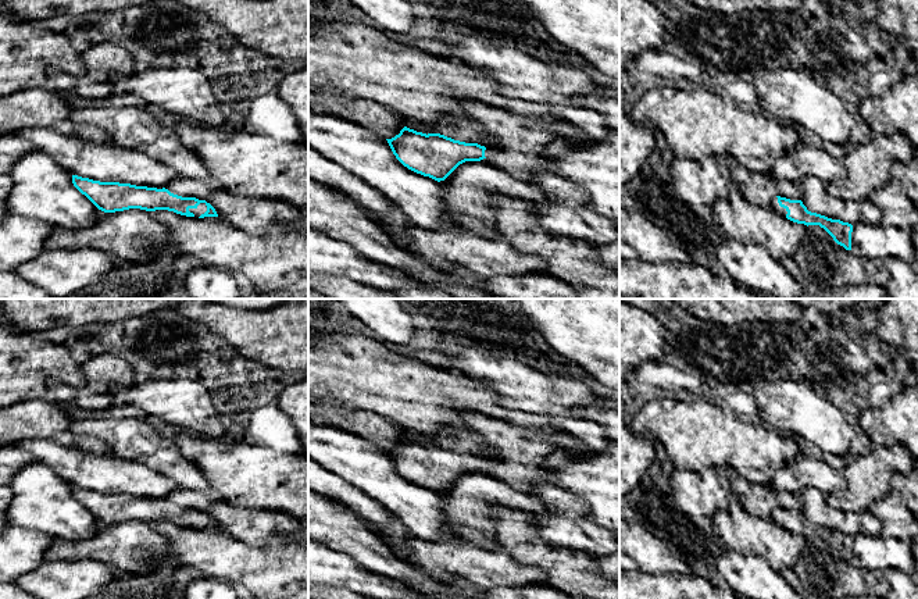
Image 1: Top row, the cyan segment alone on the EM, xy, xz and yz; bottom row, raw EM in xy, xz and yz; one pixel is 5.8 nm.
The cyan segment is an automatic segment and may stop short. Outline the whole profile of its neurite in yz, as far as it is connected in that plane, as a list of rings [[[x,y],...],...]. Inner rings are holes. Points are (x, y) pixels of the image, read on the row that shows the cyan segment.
[[[775,196],[771,207],[793,222],[804,224],[807,227],[819,225],[833,238],[837,245],[843,246],[846,250],[851,250],[851,224],[811,213],[801,200],[790,200]]]

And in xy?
[[[72,175],[74,186],[104,213],[140,208],[146,211],[168,210],[186,217],[218,217],[206,200],[182,197],[168,189],[136,186],[119,182],[100,182]]]

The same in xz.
[[[443,115],[435,126],[401,117],[406,126],[392,139],[386,139],[396,158],[408,170],[429,177],[437,182],[444,181],[460,164],[481,161],[486,145],[503,147],[483,125],[469,117]]]

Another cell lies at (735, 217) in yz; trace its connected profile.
[[[733,181],[728,197],[712,204],[712,215],[715,231],[743,245],[761,246],[778,261],[796,254],[807,229],[772,207],[751,204]]]

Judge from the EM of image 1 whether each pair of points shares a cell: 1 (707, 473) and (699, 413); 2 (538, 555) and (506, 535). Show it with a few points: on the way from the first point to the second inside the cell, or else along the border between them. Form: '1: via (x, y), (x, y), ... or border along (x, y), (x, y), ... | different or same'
1: border along (717, 467), (707, 466), (696, 471), (675, 469) | different
2: via (529, 549), (514, 535) | same

